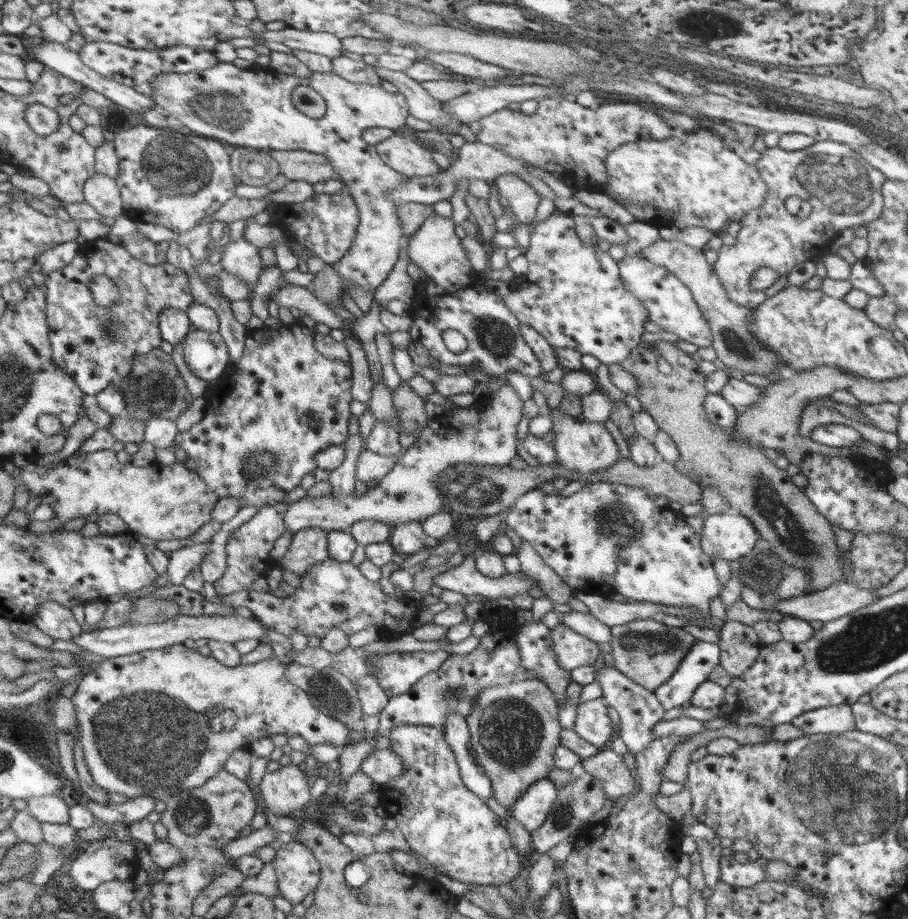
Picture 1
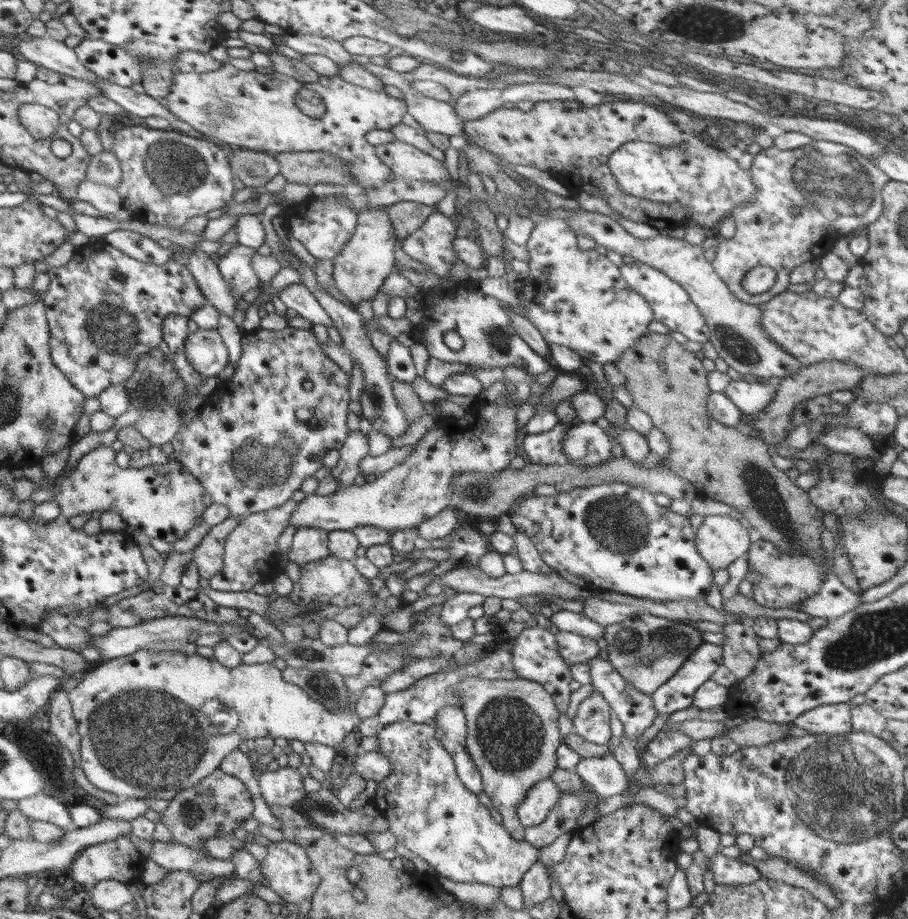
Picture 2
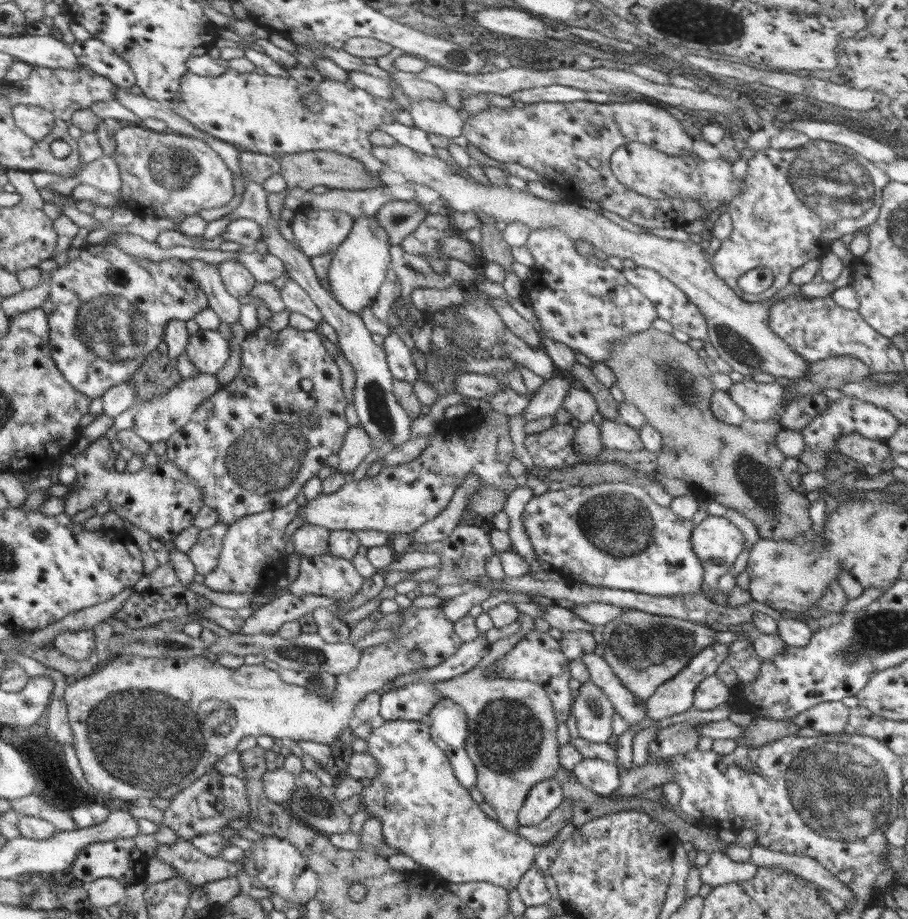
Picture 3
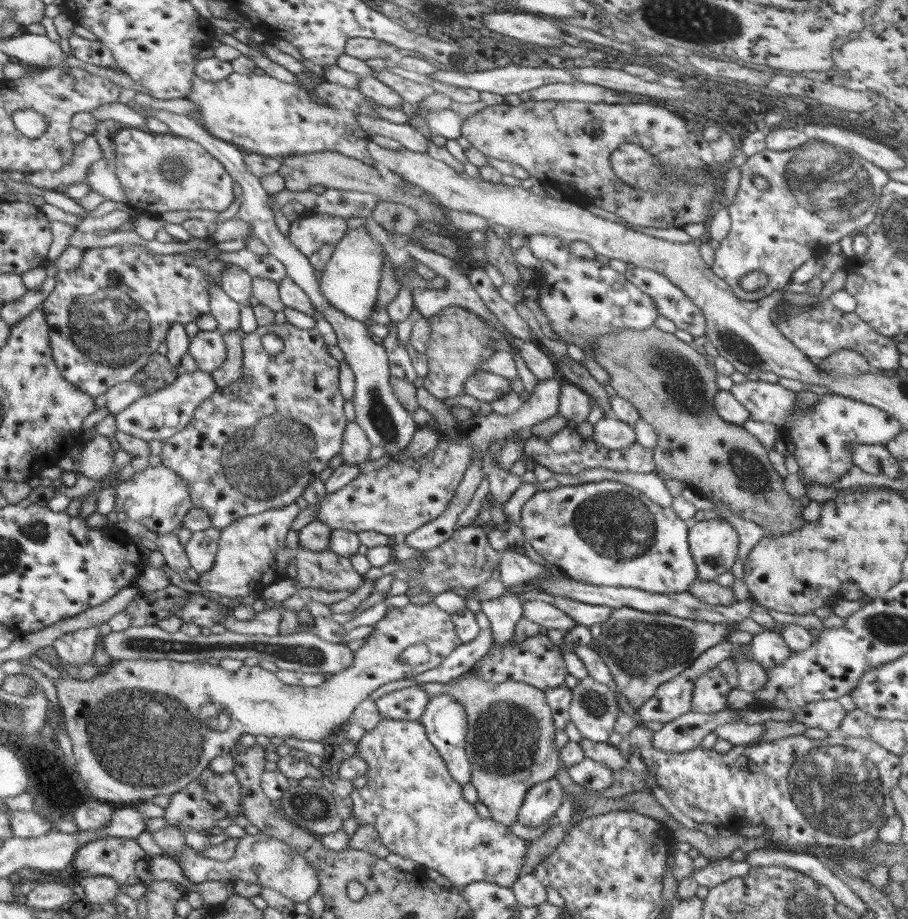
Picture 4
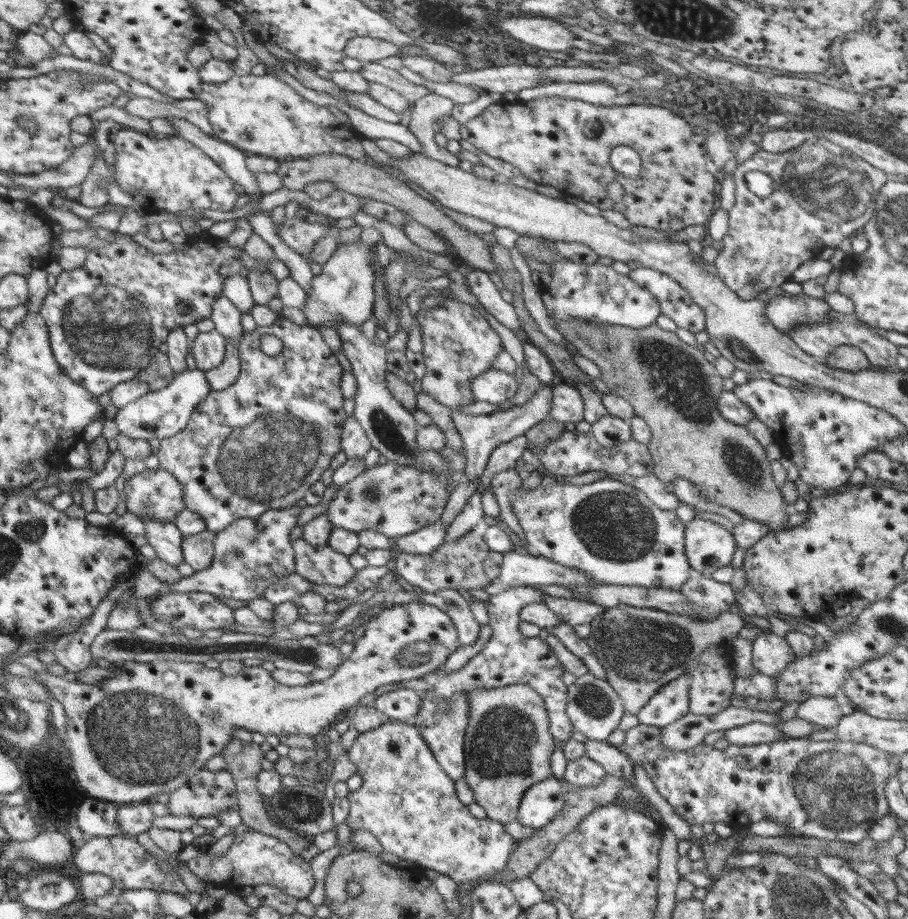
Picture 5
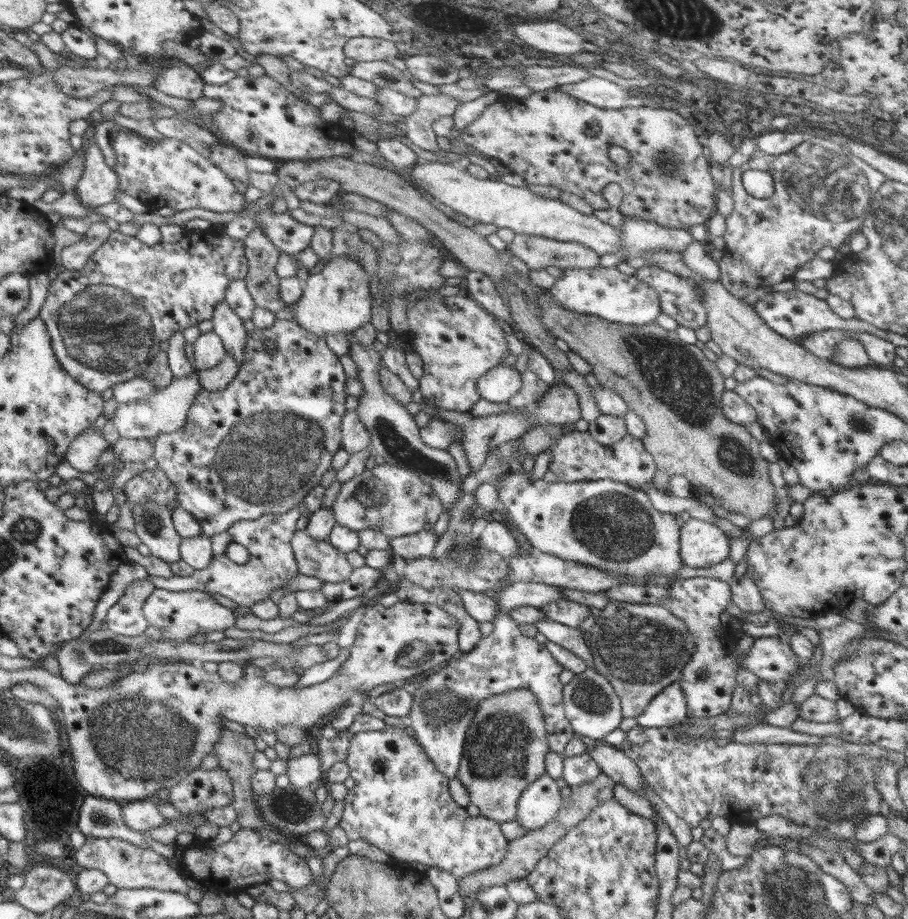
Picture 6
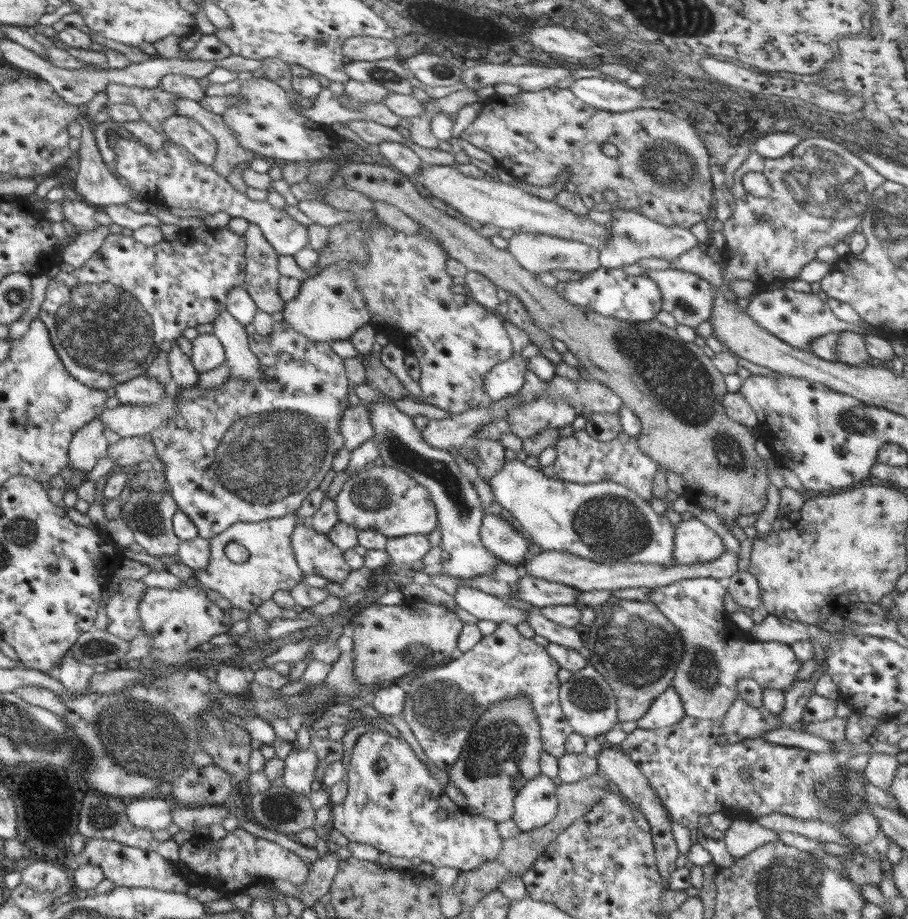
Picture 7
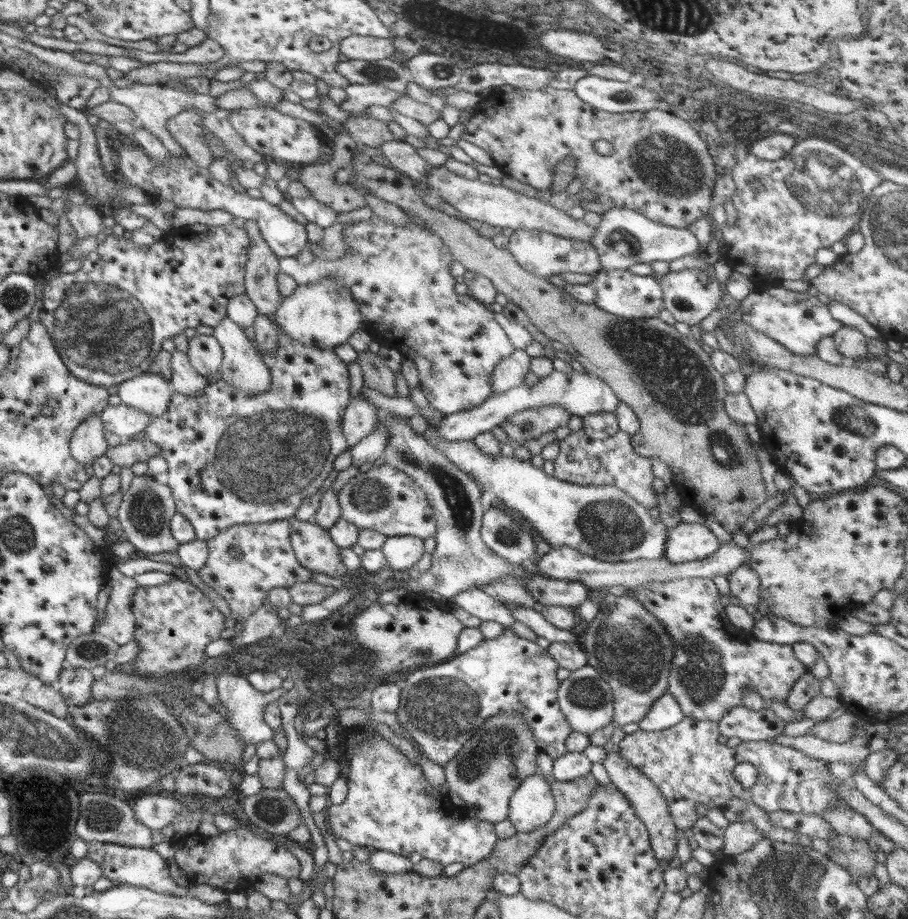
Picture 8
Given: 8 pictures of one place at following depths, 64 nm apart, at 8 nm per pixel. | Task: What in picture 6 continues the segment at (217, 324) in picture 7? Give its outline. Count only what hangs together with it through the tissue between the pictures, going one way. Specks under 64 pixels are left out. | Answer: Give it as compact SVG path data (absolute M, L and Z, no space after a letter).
M222 302L217 305L212 316L212 324L214 334L218 334L222 338L222 342L235 360L237 368L246 360L246 334L247 330L243 325L243 321L225 304Z

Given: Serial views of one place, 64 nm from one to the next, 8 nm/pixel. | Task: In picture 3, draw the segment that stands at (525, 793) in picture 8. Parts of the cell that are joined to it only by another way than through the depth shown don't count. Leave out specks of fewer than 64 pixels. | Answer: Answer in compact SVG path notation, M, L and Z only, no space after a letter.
M554 779L538 782L526 796L526 801L518 813L520 825L540 824L548 815L556 810L563 800L560 784Z

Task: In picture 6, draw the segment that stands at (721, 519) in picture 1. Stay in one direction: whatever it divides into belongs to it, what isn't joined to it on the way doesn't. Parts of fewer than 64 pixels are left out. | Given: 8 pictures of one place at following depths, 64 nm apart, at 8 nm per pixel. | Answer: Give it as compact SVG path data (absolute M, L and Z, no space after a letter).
M696 518L681 521L680 558L690 568L714 566L728 557L729 540L716 525Z

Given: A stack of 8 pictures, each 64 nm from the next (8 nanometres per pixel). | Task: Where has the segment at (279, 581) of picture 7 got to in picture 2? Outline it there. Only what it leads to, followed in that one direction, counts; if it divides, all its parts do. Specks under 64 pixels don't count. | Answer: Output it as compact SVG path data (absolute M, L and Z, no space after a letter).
M290 499L276 509L244 515L236 528L226 537L222 555L224 565L220 573L210 578L210 588L229 593L252 590L254 584L271 583L284 572L285 561L278 553L278 538L284 529L290 526L296 508L297 502Z

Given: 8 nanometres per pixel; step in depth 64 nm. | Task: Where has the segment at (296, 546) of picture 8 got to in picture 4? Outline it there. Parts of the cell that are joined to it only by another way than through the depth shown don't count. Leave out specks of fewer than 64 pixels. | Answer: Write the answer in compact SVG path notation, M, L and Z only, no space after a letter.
M298 545L295 549L296 584L330 592L354 592L362 584L362 576L354 570L351 560L332 550L312 551Z

